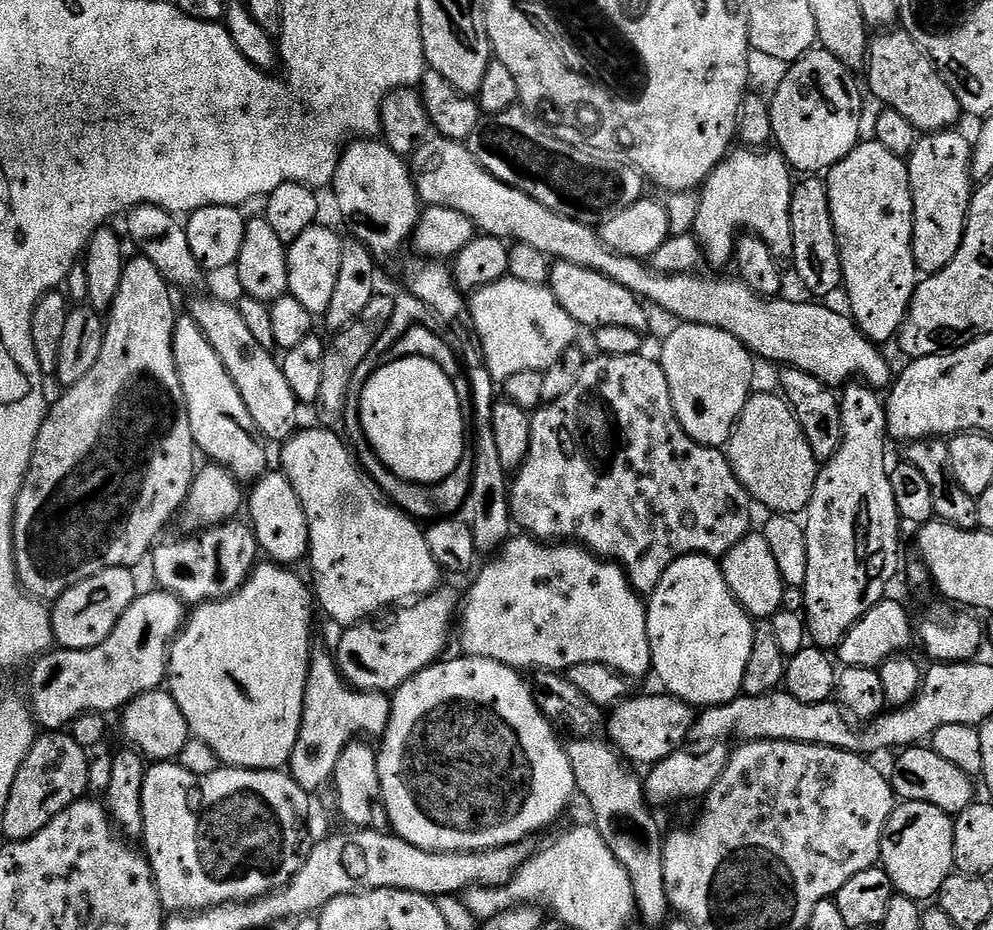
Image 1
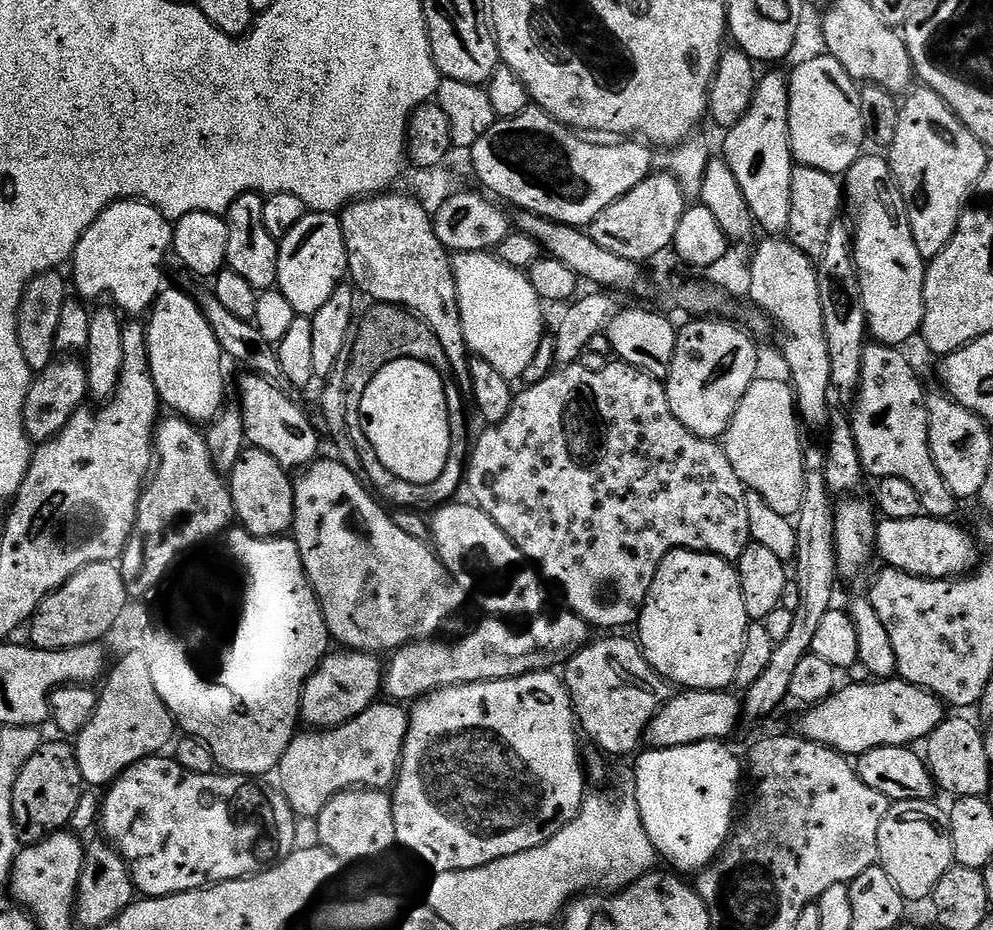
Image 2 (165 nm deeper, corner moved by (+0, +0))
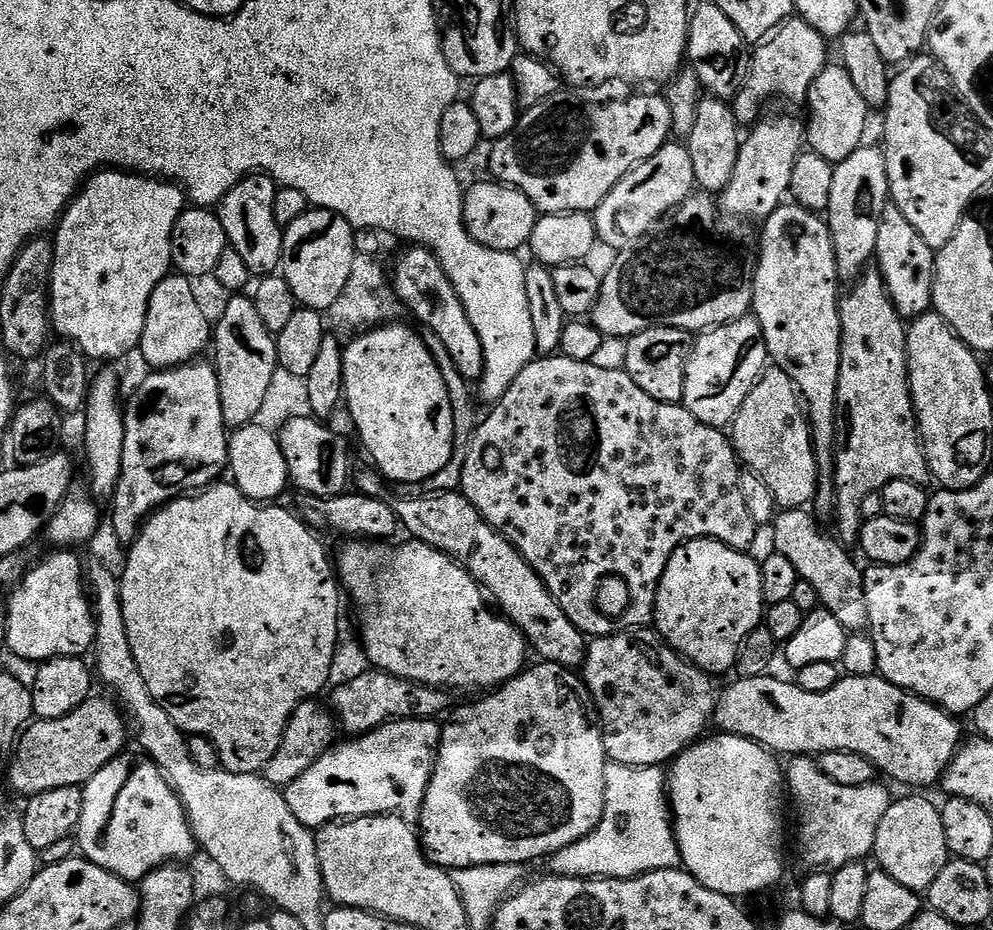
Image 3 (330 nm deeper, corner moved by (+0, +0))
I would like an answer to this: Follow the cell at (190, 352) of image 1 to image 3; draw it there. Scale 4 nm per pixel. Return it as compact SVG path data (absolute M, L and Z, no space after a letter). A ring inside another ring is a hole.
M169 274L165 276L162 282L158 282L158 286L154 290L154 294L150 294L150 306L146 314L146 326L144 333L140 339L138 349L139 355L144 355L144 360L149 364L149 369L163 370L166 368L178 368L181 364L193 363L204 351L209 351L210 345L214 340L214 328L208 324L208 316L204 313L202 305L196 301L196 292L192 289L193 281L187 276L179 274Z

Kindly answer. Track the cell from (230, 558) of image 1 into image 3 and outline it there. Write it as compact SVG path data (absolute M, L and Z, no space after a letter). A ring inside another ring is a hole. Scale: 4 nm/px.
M193 362L190 364L181 364L178 368L166 368L163 370L153 371L152 376L148 376L140 384L140 389L133 394L132 397L127 397L126 407L124 409L124 429L126 430L126 442L122 446L122 470L118 478L118 486L116 492L112 495L110 507L112 507L112 532L118 539L124 543L124 546L130 546L136 540L136 535L140 532L140 527L145 520L152 515L158 508L169 504L171 500L177 500L179 496L186 496L195 493L197 490L203 490L210 484L217 483L221 479L220 476L225 475L228 468L228 441L230 439L230 429L224 423L222 418L222 394L218 386L218 374L216 373L215 363L200 364L204 362Z

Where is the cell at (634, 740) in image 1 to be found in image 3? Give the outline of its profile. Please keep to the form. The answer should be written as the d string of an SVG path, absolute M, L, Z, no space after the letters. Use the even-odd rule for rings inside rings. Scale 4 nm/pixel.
M773 674L754 678L736 678L728 689L719 693L716 701L714 724L725 736L741 736L758 742L773 754L785 752L785 757L819 757L822 752L849 752L866 758L877 773L885 772L900 784L909 784L912 790L924 790L931 784L939 785L944 772L950 766L954 754L960 748L960 723L957 717L944 709L915 696L913 692L894 686L883 676L845 675L822 694L810 694L791 679L779 680Z

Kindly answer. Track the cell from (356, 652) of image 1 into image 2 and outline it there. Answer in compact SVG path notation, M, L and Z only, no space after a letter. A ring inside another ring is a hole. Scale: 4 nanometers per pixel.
M351 650L336 651L325 656L323 662L313 670L300 695L301 721L312 730L337 728L340 724L350 722L362 714L362 710L377 703L379 696L376 695L381 695L384 687L386 668L379 655Z

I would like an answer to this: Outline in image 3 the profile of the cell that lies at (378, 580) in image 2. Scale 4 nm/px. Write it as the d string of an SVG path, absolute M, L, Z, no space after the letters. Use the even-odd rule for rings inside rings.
M356 538L345 543L348 545L340 552L338 580L343 591L347 595L349 592L353 602L360 607L364 652L372 663L369 665L415 684L457 693L472 692L475 688L496 690L525 671L524 659L530 656L528 641L512 621L495 611L492 613L484 605L485 593L463 565L421 540L409 539L407 543L391 548L393 545L388 542Z

